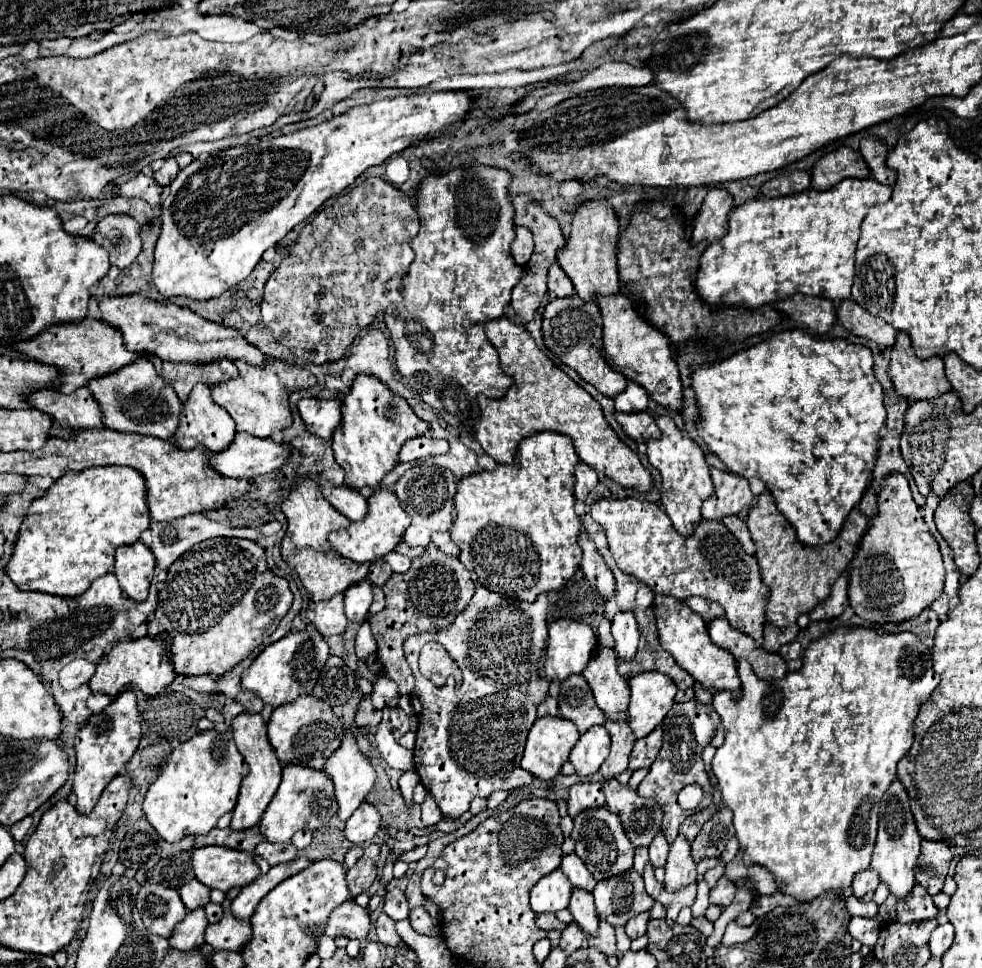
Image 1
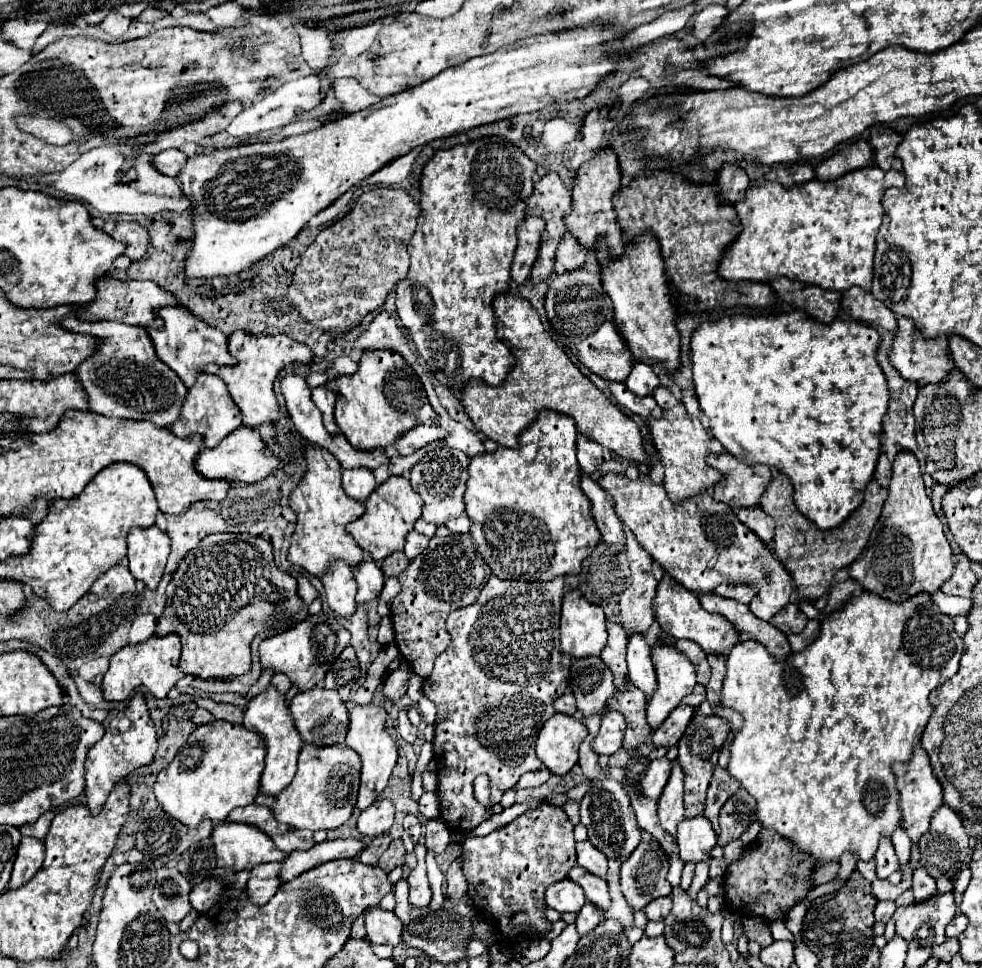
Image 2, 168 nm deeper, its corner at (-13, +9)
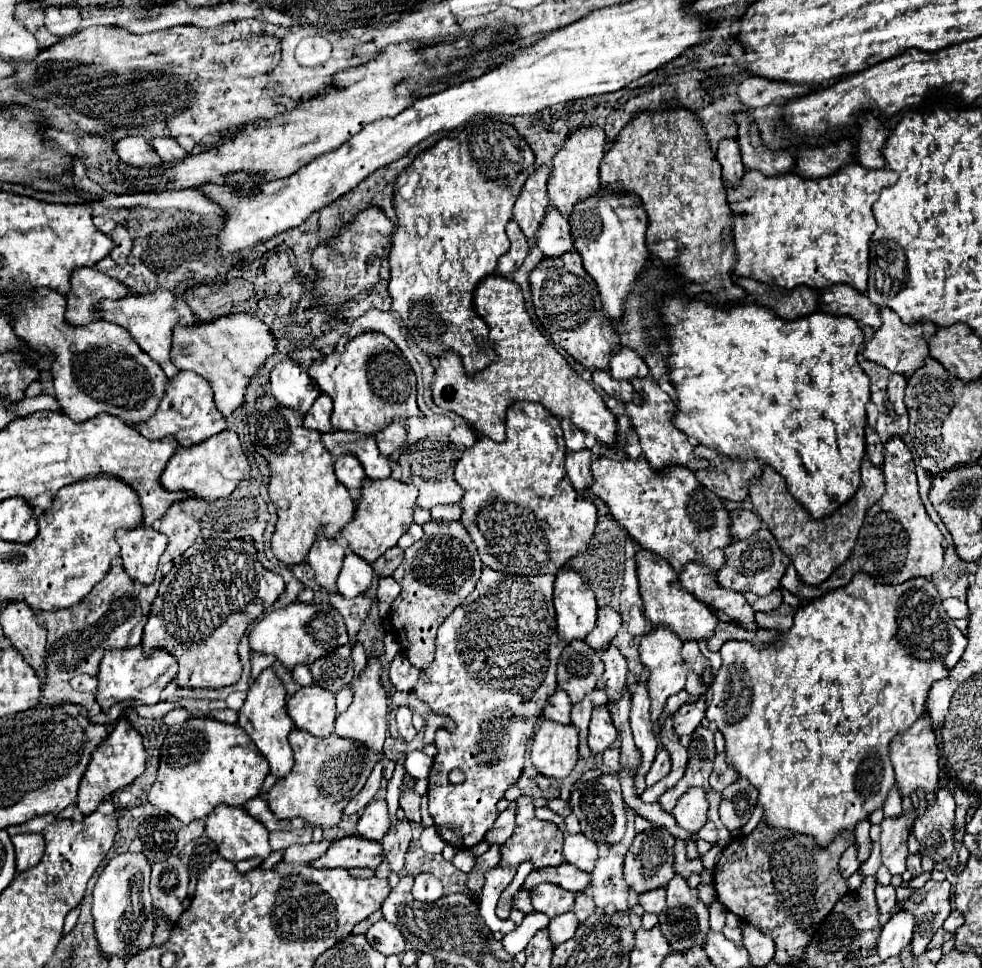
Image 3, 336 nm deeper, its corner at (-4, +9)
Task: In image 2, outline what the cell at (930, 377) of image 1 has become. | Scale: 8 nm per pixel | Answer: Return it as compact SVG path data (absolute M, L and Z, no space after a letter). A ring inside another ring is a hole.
M899 318L899 328L897 328L897 334L895 334L893 350L889 352L889 362L899 370L899 374L905 380L913 380L913 382L919 382L919 384L941 382L941 378L945 378L945 374L949 374L949 370L955 368L947 338L945 336L935 338L935 340L921 338L921 334L917 332L917 328L913 326L913 322L909 318Z

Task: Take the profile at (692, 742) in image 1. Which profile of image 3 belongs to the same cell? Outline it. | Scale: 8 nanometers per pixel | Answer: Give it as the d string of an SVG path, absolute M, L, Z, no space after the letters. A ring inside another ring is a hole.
M698 728L694 734L692 734L692 744L688 748L688 754L690 754L690 760L688 760L688 766L686 766L686 772L684 772L684 778L670 790L666 792L658 804L662 806L662 810L670 812L674 808L674 804L678 802L678 798L692 786L702 786L708 794L708 800L710 800L710 820L718 822L718 806L720 806L720 800L722 796L718 792L714 792L708 784L708 778L712 774L712 766L714 766L714 758L716 758L716 746L714 746L714 734L708 730L708 728Z

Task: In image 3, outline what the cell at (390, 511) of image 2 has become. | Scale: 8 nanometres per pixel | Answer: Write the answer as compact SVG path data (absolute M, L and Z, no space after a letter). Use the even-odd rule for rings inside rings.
M394 478L386 480L374 480L370 484L362 486L362 496L356 504L356 514L348 526L340 532L340 536L348 542L350 550L364 558L366 562L374 562L380 558L388 548L396 546L400 536L410 528L412 524L412 510L416 506L418 490L412 484L404 484Z

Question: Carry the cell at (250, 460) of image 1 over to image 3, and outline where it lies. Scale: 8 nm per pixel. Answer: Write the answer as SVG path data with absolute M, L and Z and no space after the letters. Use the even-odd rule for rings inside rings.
M224 430L192 448L178 448L174 452L174 456L170 458L170 462L166 464L160 482L170 492L182 490L194 498L214 502L218 498L230 496L234 492L234 488L238 486L238 482L244 476L248 476L248 472L250 472L250 464L248 464L244 450L238 446L236 432Z

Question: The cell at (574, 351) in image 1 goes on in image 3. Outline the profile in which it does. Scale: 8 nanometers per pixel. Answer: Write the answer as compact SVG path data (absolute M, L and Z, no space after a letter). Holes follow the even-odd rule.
M572 250L560 258L544 258L530 272L530 290L536 318L554 344L562 346L588 370L608 370L610 358L622 346L612 320L602 310L596 282L582 268L580 254Z

